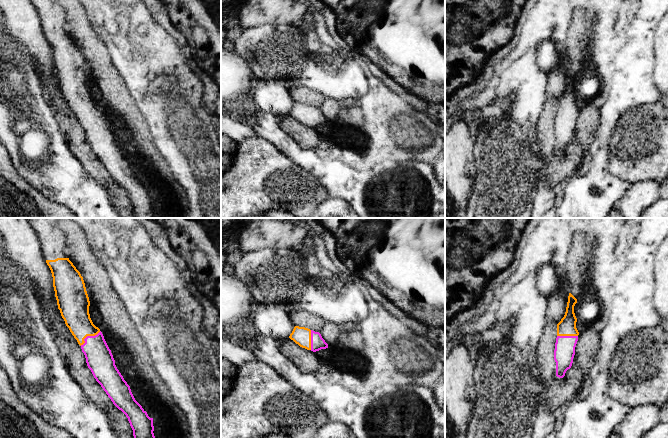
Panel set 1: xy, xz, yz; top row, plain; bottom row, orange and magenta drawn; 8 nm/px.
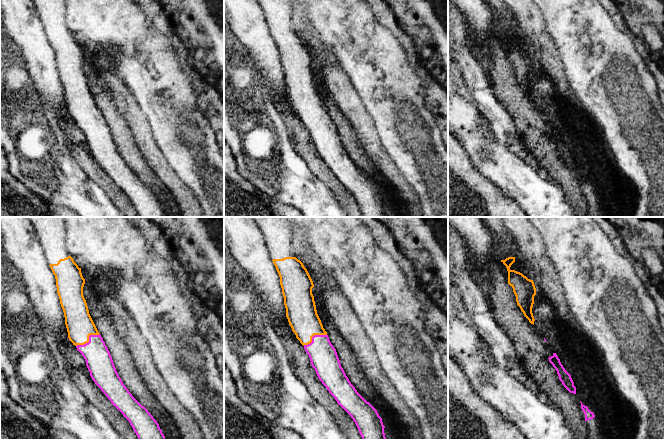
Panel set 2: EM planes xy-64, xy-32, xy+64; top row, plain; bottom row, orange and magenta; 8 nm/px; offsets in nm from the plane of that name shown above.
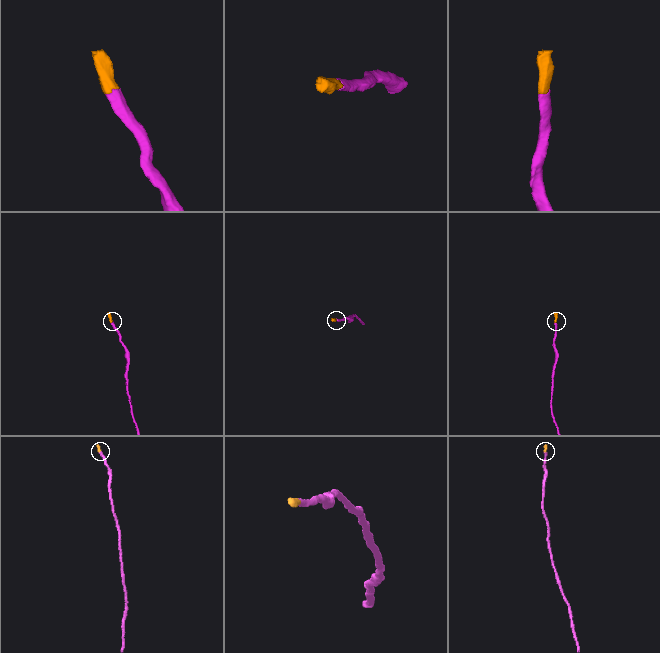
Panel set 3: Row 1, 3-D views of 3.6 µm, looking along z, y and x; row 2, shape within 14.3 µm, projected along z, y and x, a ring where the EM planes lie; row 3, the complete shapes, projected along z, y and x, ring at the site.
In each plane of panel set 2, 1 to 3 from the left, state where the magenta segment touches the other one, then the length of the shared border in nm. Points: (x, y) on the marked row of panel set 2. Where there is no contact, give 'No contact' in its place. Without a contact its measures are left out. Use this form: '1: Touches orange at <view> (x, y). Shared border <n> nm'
1: Touches orange at xy-64 (88, 340). Shared border 220 nm
2: Touches orange at xy-32 (313, 335). Shared border 220 nm
3: No contact

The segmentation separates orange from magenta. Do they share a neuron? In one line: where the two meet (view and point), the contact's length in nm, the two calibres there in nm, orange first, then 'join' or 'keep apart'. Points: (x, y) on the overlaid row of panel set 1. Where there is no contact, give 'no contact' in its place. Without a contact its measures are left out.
meets orange in xy at (88, 335); contact 200 nm long; 240 nm thick on the orange side, 220 nm on the other; join

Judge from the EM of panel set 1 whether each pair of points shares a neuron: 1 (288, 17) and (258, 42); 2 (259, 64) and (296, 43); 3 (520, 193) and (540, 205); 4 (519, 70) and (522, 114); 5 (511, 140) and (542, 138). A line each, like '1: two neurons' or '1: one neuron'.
1: two neurons
2: one neuron
3: two neurons
4: one neuron
5: two neurons

